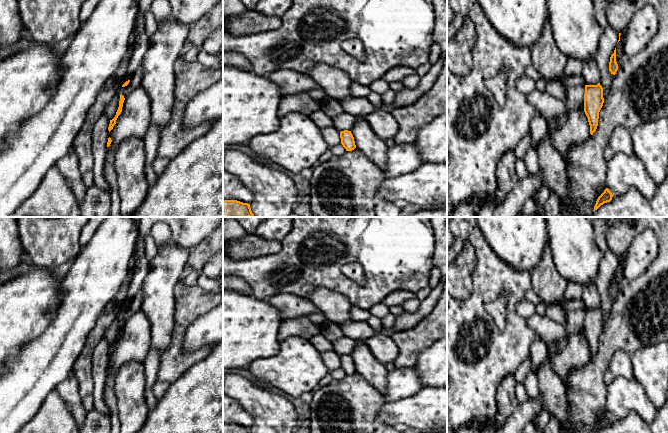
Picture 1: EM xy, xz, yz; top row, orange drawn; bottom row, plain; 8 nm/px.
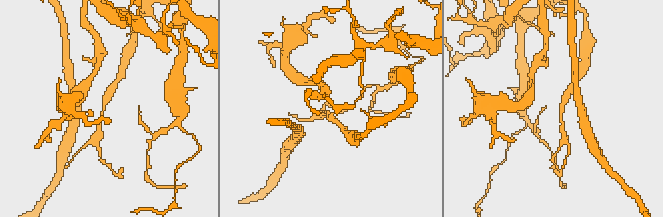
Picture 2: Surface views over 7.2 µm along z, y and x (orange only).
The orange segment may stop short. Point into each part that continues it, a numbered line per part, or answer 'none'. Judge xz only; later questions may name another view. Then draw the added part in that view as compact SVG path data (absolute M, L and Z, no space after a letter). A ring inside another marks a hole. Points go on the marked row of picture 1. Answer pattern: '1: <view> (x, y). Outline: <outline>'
1: xz (344, 121). Outline: M346 112L332 118L333 127L337 129L339 132L348 130L351 131L354 123L356 122L357 117Z

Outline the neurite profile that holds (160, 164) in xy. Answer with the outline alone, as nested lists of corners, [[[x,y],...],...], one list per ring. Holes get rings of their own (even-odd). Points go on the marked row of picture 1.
[[[162,157],[155,158],[153,168],[157,176],[161,175],[164,172],[164,170],[169,164],[169,161],[170,160],[167,158]]]

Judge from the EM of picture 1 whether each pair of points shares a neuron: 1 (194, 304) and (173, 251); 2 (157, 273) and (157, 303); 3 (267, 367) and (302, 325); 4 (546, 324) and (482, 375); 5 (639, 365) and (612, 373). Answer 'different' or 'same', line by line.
1: different
2: same
3: different
4: different
5: different

